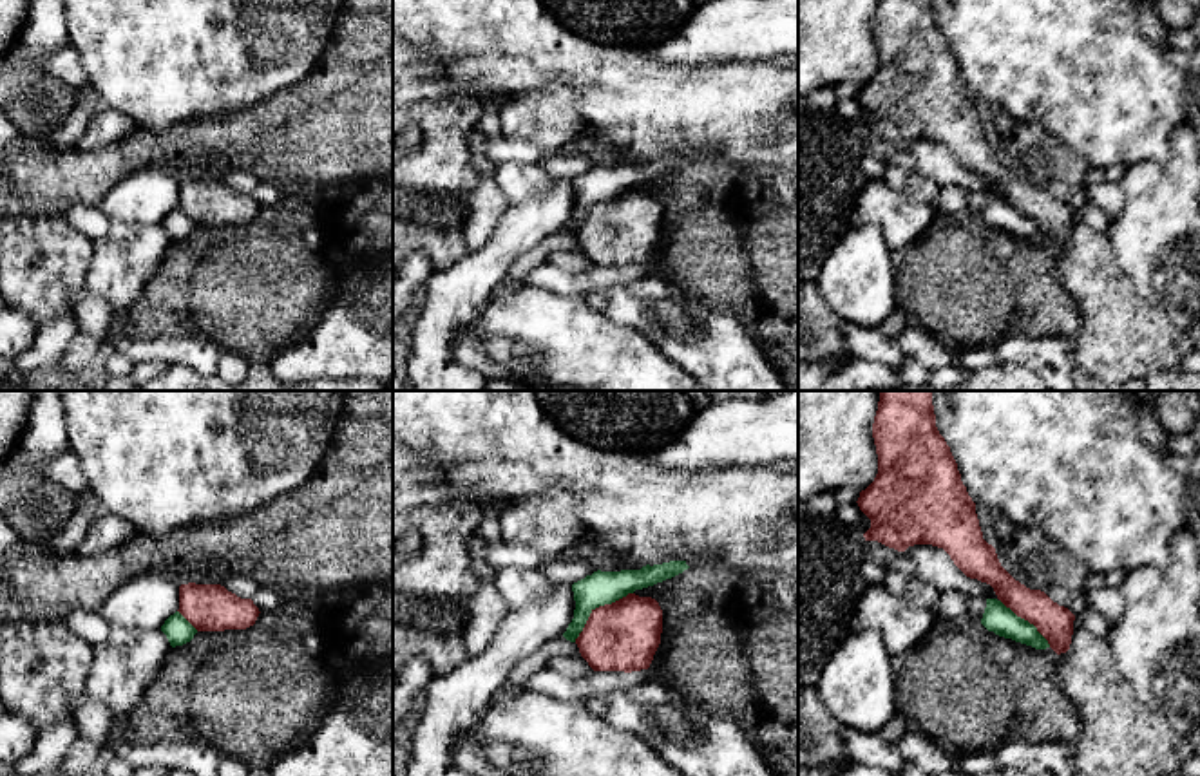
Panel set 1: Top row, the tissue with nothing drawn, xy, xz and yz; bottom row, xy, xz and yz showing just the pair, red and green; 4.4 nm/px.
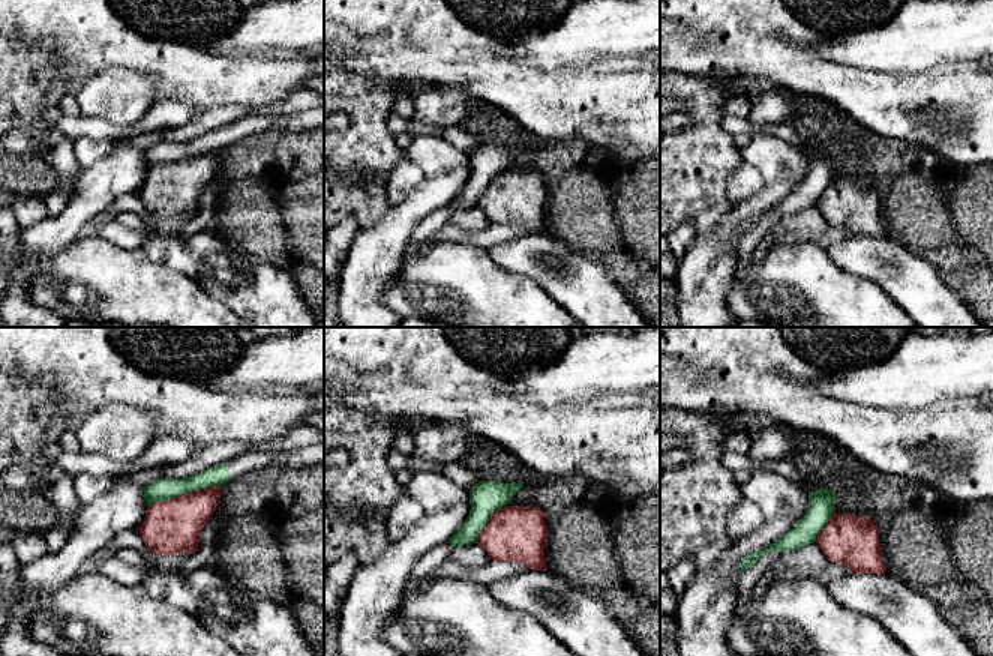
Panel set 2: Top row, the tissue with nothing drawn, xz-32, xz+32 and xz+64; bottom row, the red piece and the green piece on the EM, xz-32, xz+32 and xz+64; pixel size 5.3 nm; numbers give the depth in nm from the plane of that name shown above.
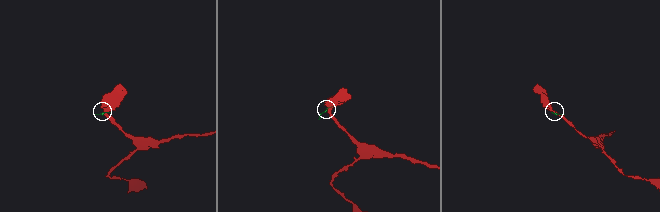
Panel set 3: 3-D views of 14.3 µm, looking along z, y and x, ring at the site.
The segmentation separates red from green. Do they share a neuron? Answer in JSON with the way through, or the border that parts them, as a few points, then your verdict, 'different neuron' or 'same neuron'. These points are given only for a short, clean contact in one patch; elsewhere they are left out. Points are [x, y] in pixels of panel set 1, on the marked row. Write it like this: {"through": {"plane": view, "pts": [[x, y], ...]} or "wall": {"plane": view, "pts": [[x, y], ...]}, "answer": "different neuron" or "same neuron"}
{"answer": "different neuron"}

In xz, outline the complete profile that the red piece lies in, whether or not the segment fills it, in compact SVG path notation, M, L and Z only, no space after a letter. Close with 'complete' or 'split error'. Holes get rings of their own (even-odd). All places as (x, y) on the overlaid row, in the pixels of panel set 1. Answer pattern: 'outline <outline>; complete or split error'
outline M626 597L592 610L576 639L594 671L648 669L661 644L662 610L652 597Z; complete

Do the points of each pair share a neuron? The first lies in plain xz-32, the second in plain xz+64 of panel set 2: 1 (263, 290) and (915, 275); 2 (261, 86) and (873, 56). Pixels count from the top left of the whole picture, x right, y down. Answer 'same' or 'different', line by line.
1: same
2: different

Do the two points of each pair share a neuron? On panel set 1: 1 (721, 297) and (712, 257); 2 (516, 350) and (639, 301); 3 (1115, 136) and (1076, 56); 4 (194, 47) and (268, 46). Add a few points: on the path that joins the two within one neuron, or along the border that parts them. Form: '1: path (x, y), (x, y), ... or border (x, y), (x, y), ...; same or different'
1: path (710, 292), (703, 284), (703, 268); same
2: border (581, 295), (600, 313), (641, 333); different
3: path (1115, 116), (1115, 102), (1090, 76); same
4: path (212, 46), (250, 46); same

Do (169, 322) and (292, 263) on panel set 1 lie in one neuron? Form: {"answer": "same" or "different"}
{"answer": "same"}

